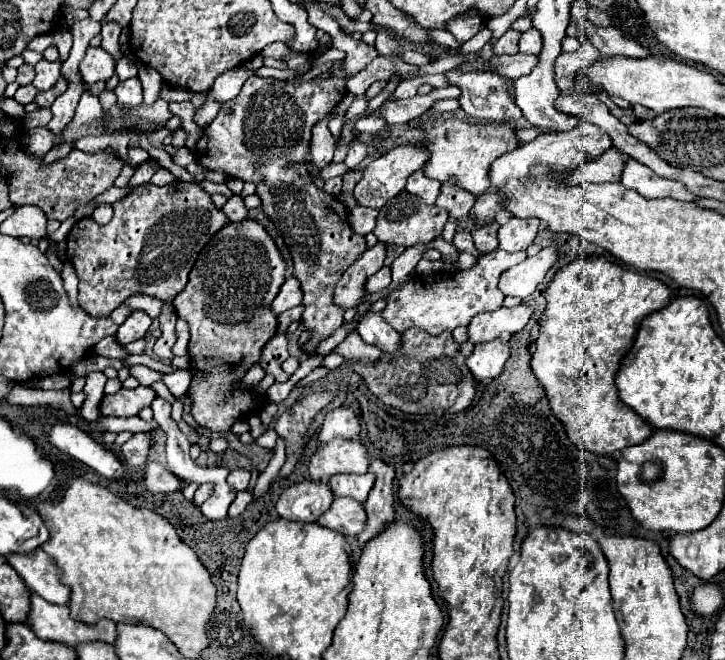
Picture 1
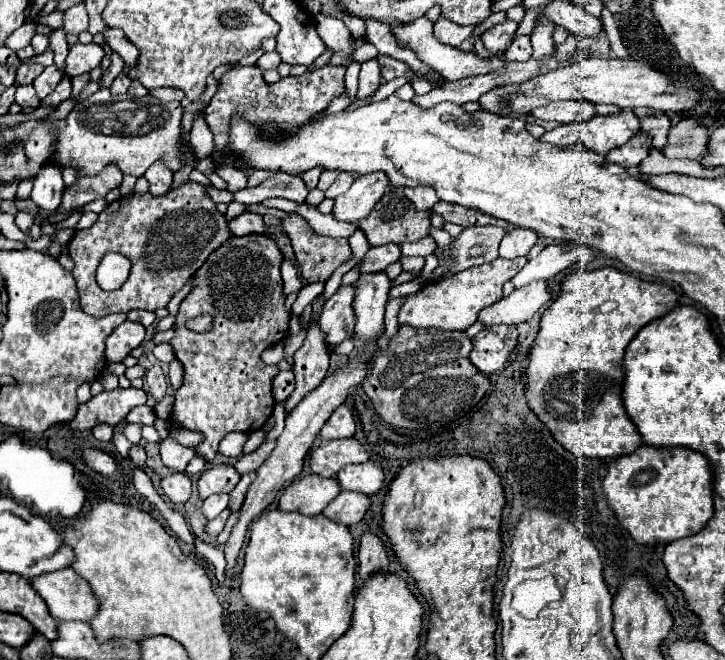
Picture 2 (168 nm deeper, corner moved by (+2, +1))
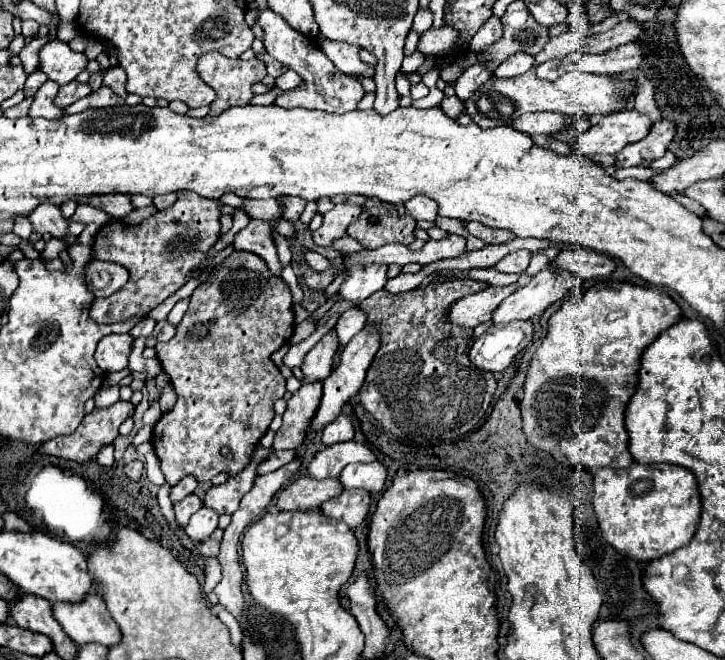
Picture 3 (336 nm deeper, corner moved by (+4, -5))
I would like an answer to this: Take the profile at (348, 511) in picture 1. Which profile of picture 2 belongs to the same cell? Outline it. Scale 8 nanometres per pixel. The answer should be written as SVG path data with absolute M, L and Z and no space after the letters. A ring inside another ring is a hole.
M340 491L340 495L324 509L324 517L330 517L332 521L340 525L356 525L368 511L370 499L356 491Z

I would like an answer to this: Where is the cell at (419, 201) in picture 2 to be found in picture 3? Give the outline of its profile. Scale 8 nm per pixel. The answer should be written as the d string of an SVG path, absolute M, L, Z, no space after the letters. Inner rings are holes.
M418 195L410 201L406 201L404 207L406 207L406 215L410 215L416 221L436 221L436 217L438 217L436 203L424 195Z

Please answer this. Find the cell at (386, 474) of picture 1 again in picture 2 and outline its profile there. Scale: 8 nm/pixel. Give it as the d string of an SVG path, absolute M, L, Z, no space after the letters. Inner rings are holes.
M364 531L360 537L358 547L358 561L360 561L360 575L362 579L368 579L370 573L388 569L388 557L386 557L386 545L380 541L380 537L372 531Z

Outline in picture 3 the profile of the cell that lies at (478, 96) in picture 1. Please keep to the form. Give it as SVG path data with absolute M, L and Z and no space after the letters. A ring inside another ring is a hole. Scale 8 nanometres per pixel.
M322 39L318 41L318 47L322 53L334 63L334 67L342 73L364 73L366 77L374 75L374 67L368 67L366 63L360 61L360 47L354 47L350 43L340 43L340 41L328 41Z

